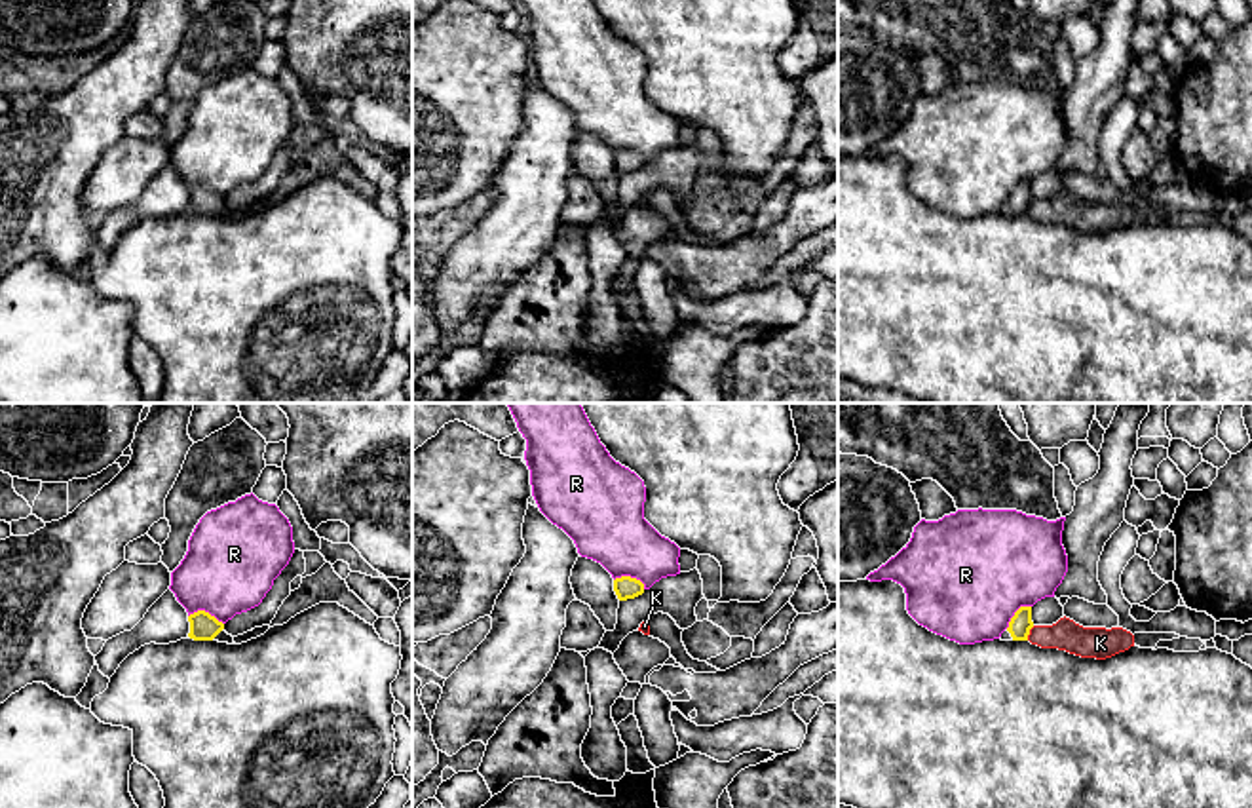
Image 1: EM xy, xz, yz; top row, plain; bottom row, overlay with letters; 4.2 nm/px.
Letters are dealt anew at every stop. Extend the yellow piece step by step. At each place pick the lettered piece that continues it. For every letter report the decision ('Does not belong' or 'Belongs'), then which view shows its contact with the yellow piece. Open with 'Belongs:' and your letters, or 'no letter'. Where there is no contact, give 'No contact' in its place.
Belongs: no letter
K: Does not belong. Touches yellow in yz
R: Does not belong. Touches yellow in xy

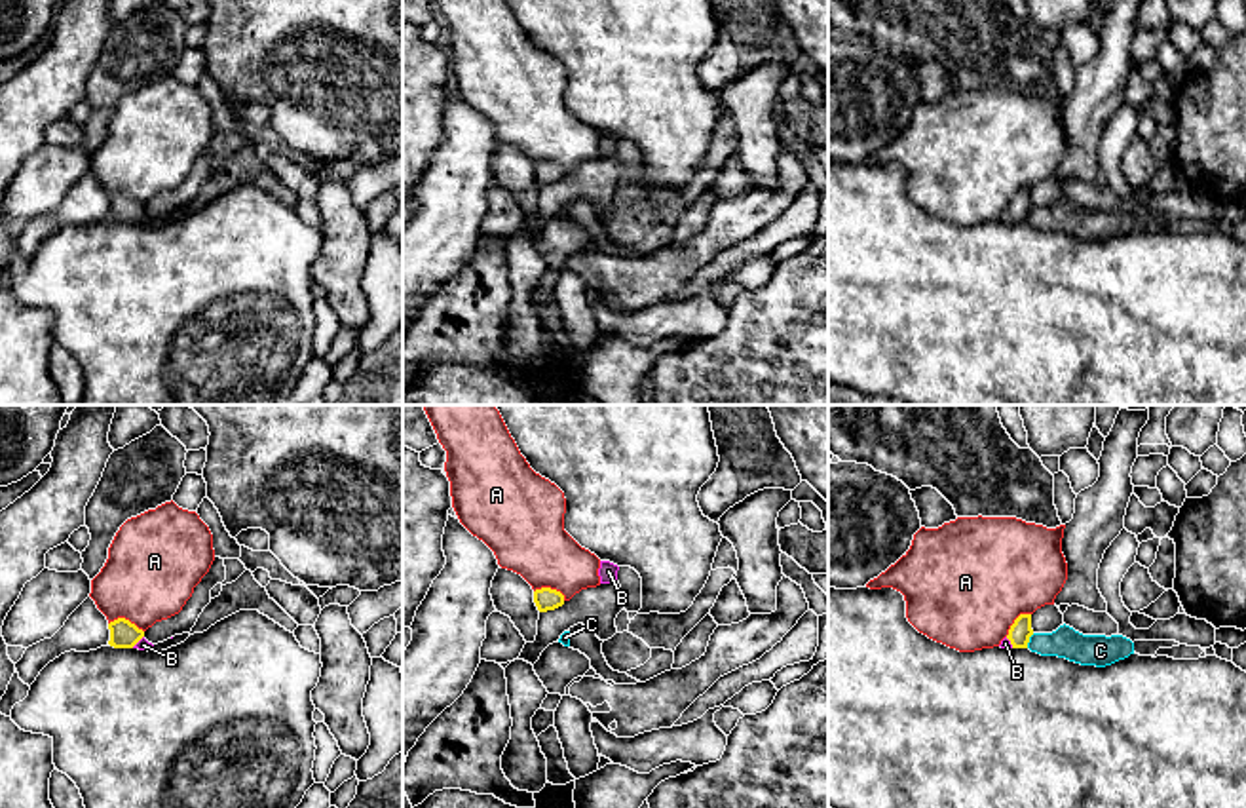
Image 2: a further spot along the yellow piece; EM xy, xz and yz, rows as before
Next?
Belongs: B
A: Does not belong. Touches yellow in xy
B: Belongs. Touches yellow in xy
C: Does not belong. Touches yellow in yz

